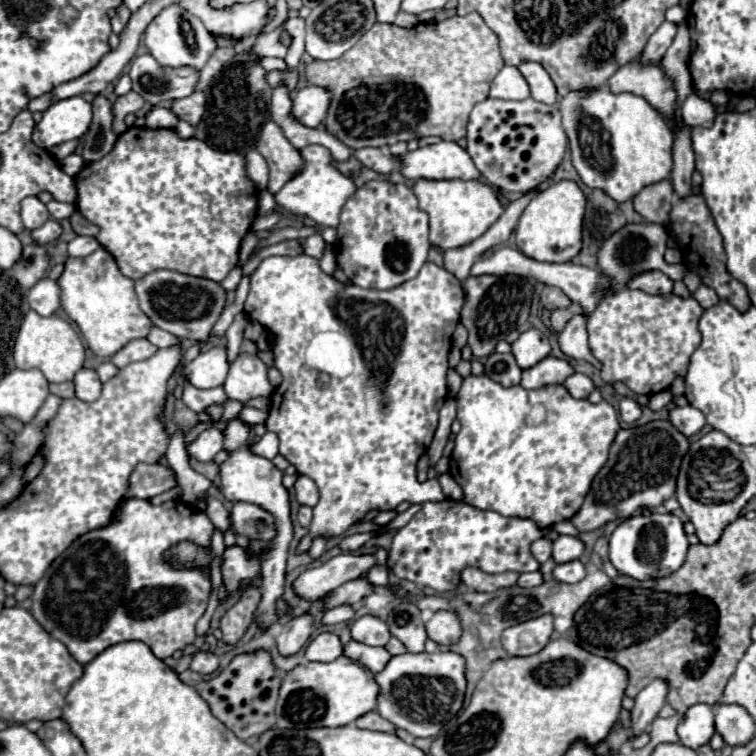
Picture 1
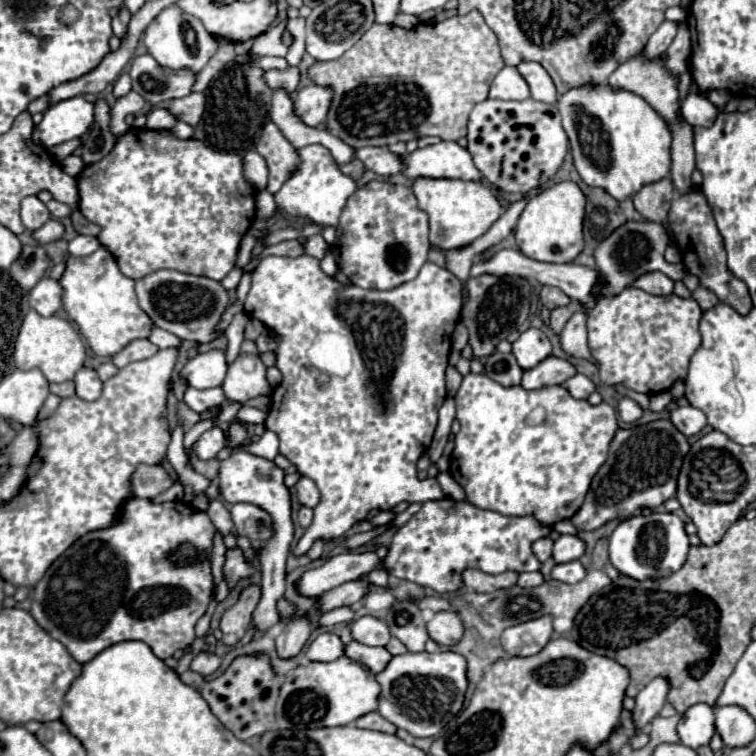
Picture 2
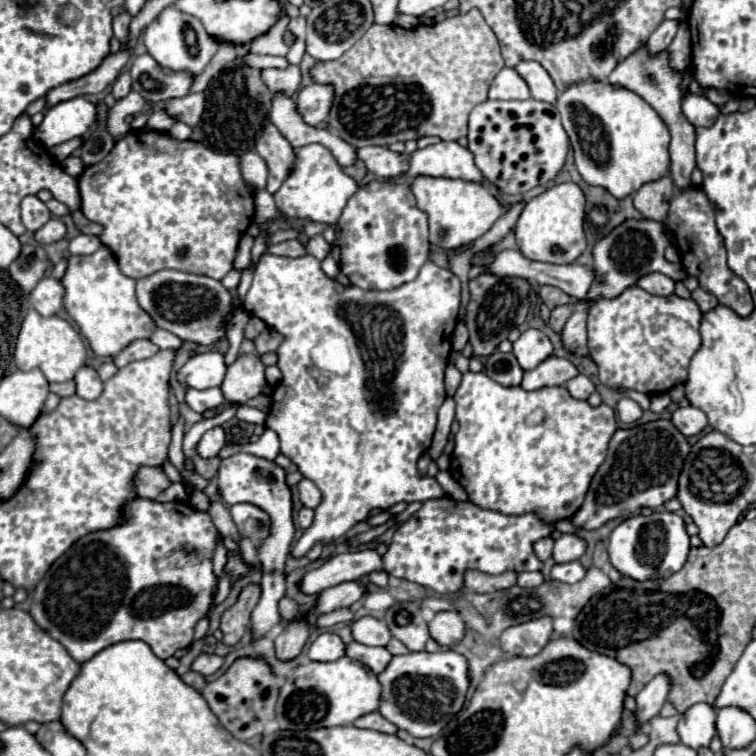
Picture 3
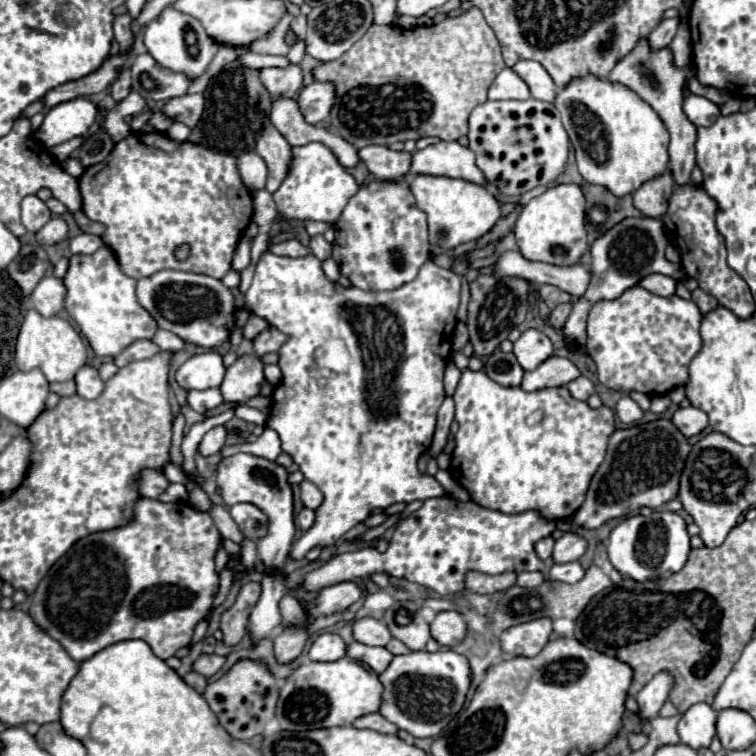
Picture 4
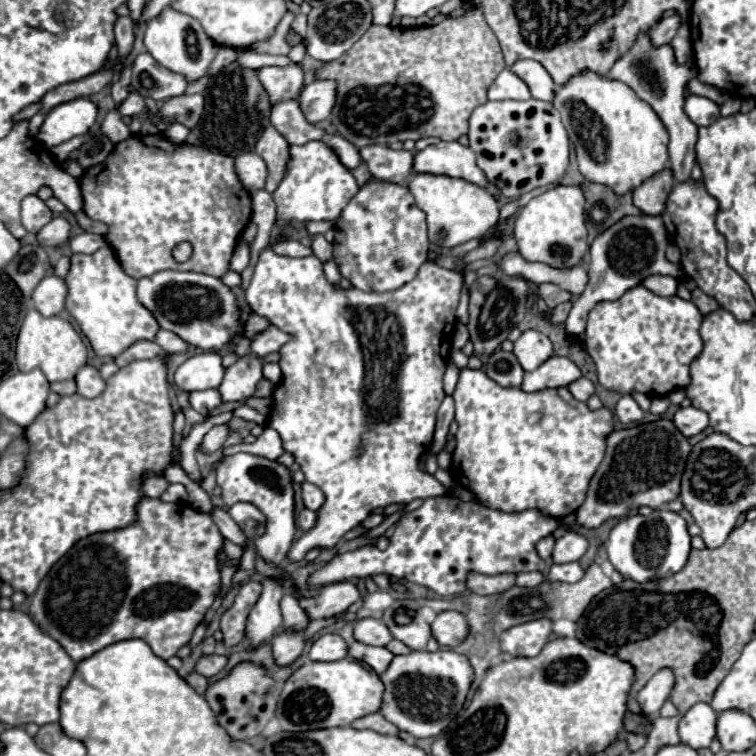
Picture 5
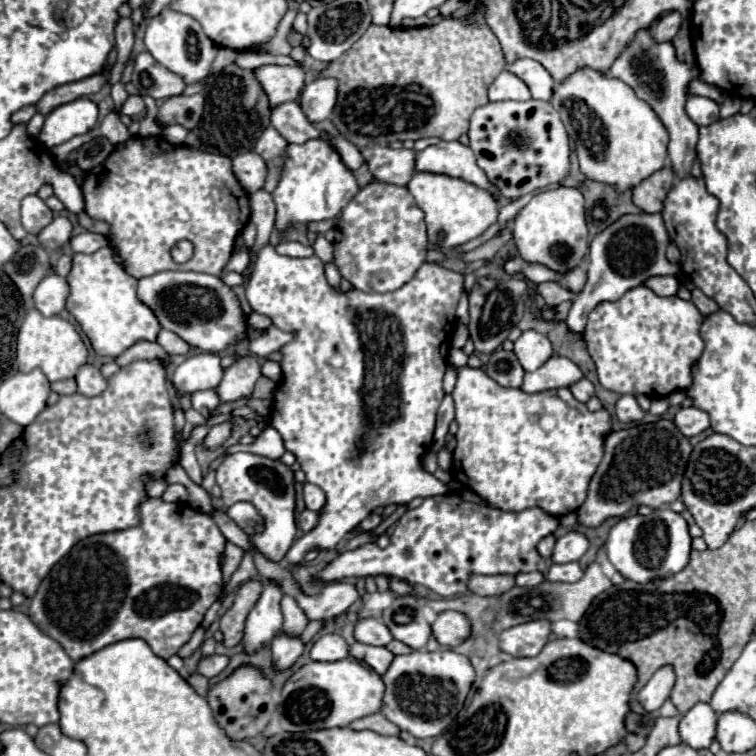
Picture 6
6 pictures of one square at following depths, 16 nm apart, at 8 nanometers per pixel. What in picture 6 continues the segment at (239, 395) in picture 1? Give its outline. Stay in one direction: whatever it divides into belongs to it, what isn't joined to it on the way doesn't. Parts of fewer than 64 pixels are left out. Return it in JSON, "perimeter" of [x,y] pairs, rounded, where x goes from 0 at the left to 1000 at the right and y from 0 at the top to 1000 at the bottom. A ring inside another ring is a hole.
{"perimeter":[[[336,471],[315,474],[304,487],[296,489],[291,508],[286,511],[286,521],[291,524],[291,534],[310,532],[333,521],[339,503],[347,497],[344,481]]]}

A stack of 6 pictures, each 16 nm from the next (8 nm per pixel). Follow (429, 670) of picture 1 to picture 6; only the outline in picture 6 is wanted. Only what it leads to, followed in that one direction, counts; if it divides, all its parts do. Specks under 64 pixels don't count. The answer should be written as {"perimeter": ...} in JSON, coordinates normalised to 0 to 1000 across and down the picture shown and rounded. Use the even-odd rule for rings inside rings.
{"perimeter":[[[601,860],[553,862],[524,868],[513,889],[505,894],[511,905],[505,944],[529,966],[550,976],[571,976],[585,971],[608,942],[630,892],[622,873]]]}

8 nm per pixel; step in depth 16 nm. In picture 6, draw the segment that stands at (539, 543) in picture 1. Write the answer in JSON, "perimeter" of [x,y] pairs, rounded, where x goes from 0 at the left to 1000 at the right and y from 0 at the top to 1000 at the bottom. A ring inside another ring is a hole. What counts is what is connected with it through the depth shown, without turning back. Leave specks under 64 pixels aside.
{"perimeter":[[[725,706],[722,712],[717,712],[717,714],[714,714],[714,720],[712,720],[712,730],[714,730],[714,735],[728,738],[733,720],[735,720],[735,709],[733,709],[733,706]]]}

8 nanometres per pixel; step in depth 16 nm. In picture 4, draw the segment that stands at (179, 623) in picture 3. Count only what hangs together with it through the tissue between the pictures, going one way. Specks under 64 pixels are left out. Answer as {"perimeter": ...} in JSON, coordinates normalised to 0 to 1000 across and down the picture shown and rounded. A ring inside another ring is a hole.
{"perimeter":[[[188,659],[177,667],[177,688],[169,696],[127,704],[103,714],[93,730],[66,751],[42,788],[40,815],[63,841],[77,847],[101,876],[111,876],[135,857],[175,844],[190,847],[209,870],[220,873],[251,852],[259,825],[283,796],[291,775],[283,733],[291,722],[294,709],[272,677],[257,675],[246,664],[220,667]]]}

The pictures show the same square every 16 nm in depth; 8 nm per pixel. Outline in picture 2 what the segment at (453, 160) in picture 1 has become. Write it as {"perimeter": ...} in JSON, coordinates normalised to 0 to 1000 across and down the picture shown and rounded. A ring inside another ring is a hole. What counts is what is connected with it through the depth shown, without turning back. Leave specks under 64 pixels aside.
{"perimeter":[[[579,188],[563,196],[553,196],[545,204],[537,204],[537,225],[534,233],[540,235],[553,235],[553,233],[563,233],[563,235],[608,235],[608,238],[627,238],[635,241],[638,230],[635,225],[627,220],[624,204],[611,196],[606,188]]]}

